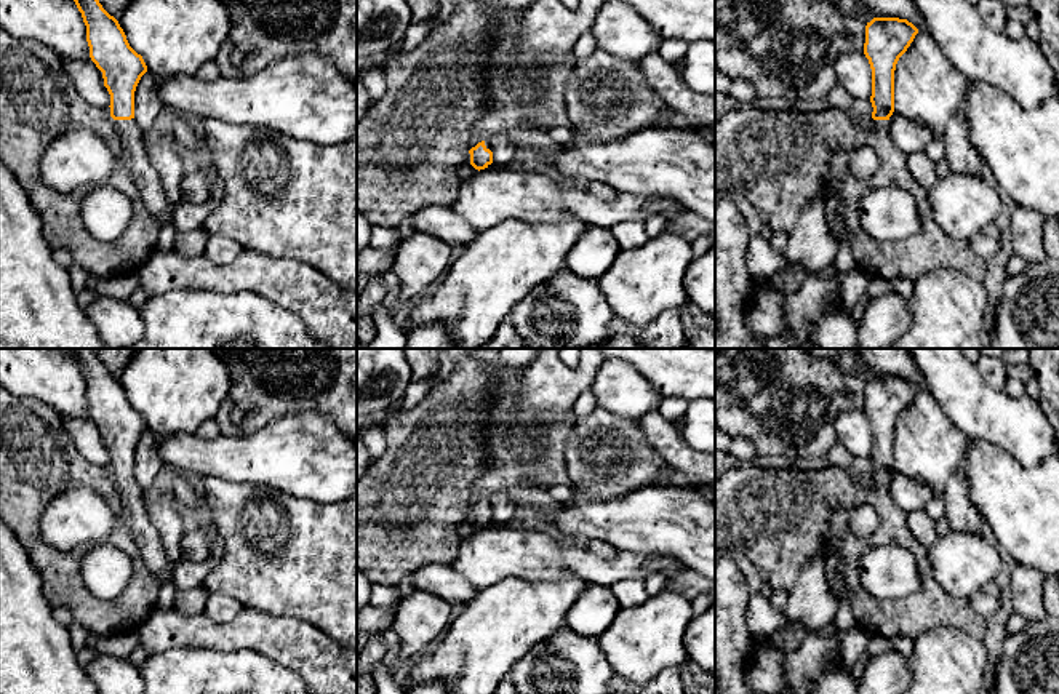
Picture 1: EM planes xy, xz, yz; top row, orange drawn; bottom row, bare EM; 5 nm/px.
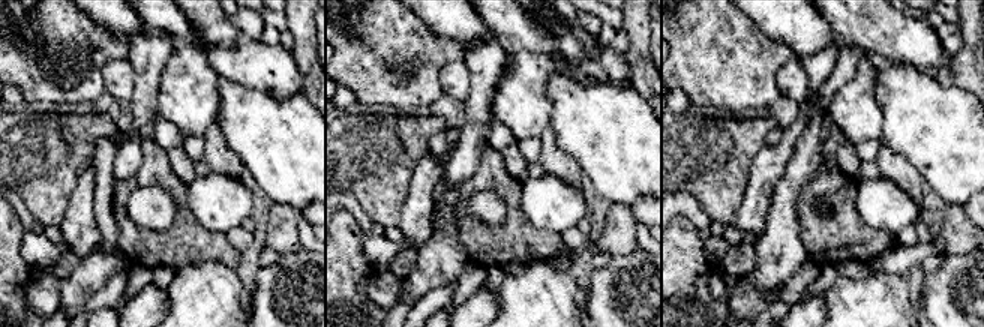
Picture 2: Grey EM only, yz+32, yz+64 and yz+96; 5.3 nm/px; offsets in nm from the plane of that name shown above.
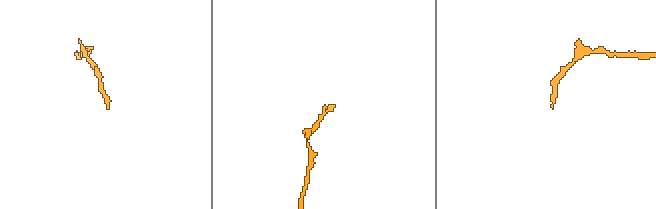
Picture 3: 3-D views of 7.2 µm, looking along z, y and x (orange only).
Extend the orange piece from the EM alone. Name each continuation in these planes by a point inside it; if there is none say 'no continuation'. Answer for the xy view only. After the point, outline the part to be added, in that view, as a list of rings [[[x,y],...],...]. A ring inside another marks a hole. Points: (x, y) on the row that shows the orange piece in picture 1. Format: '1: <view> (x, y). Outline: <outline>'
1: xy (77, 159). Outline: [[[134,118],[115,120],[122,150],[114,154],[104,139],[85,125],[69,125],[46,147],[42,179],[58,192],[72,192],[102,184],[115,170],[130,173],[149,214],[160,224],[173,219],[160,176],[154,170],[147,142]]]

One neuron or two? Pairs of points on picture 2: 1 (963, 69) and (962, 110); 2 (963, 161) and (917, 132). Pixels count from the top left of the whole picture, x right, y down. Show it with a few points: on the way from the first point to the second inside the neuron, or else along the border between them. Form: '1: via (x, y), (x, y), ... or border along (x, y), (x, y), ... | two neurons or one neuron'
1: border along (950, 57), (951, 75), (948, 80), (968, 93) | two neurons
2: via (951, 149), (935, 132), (929, 132) | one neuron

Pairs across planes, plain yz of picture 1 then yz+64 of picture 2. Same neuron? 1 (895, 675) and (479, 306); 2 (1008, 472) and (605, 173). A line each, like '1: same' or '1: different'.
1: same
2: same

